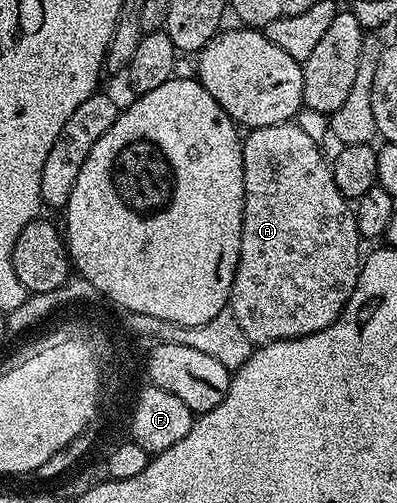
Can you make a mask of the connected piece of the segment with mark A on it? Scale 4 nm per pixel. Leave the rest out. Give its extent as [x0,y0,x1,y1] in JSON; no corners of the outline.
[229,121,361,345]

